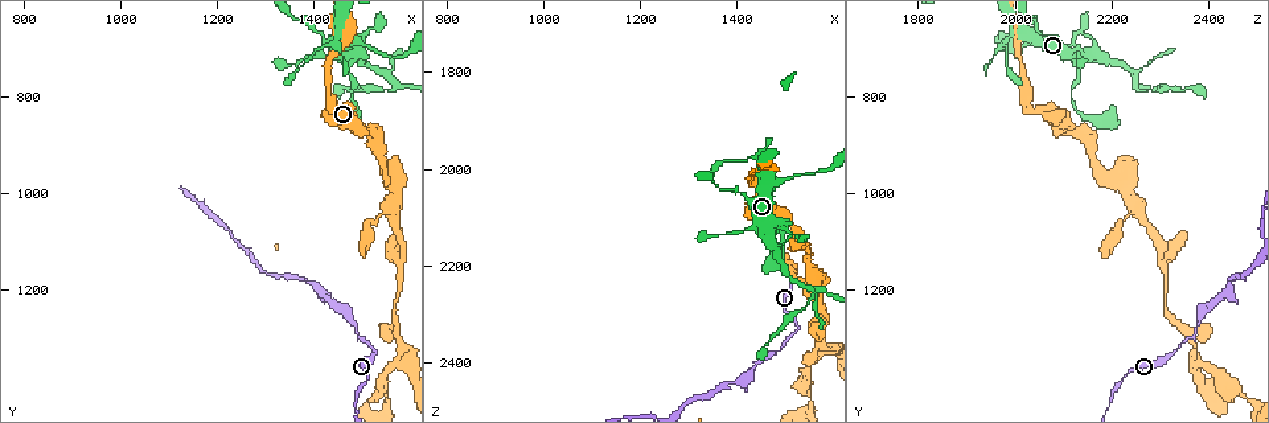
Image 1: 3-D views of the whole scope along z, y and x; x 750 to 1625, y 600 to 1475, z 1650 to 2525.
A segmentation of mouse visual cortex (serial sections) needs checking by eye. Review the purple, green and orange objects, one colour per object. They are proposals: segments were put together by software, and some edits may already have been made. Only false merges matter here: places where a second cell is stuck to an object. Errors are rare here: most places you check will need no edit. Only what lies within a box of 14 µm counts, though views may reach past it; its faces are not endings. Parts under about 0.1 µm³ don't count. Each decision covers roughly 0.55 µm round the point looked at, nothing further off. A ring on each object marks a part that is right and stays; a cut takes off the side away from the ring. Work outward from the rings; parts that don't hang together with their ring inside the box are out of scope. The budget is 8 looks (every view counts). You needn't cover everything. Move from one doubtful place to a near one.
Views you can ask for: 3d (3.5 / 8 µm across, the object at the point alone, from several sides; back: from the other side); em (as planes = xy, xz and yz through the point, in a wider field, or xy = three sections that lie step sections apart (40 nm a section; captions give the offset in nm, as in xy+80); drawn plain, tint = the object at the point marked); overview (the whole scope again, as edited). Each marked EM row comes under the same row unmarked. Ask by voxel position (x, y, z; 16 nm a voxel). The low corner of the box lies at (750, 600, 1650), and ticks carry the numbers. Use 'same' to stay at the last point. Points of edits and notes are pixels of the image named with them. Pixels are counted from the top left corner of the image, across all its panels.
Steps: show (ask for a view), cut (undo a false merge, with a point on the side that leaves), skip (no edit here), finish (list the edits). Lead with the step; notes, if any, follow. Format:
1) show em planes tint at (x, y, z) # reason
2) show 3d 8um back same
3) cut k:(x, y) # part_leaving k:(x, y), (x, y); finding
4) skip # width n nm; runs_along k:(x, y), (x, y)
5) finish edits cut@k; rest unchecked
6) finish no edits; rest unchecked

show 3d 8um at (1570, 775, 2250) # branch point

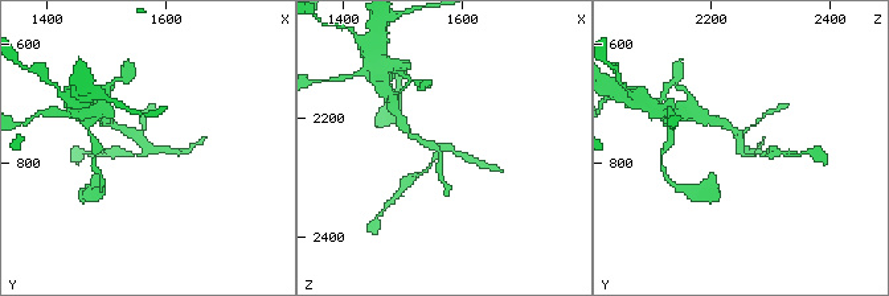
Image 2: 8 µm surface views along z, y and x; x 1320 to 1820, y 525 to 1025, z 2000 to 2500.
show 3d 3.5um at (1565, 775, 2255) # closer look

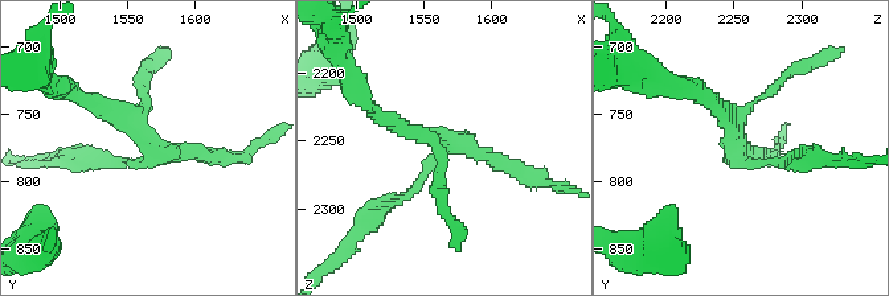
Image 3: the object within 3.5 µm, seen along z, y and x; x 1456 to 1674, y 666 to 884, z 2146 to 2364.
show em xy step 1 tint at (1568, 778, 2250) # need the tissue

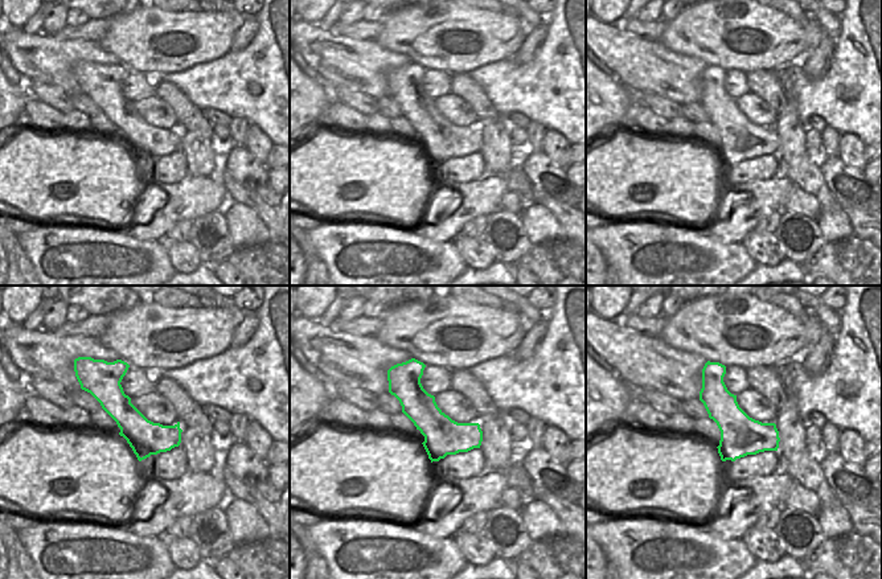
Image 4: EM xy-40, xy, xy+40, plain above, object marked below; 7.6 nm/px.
skip # one cell here

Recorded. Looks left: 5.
show 3d 8um at (1385, 1180, 2450) # a narrow waist

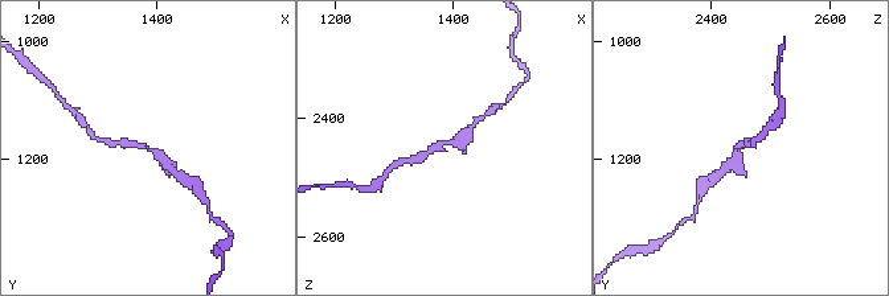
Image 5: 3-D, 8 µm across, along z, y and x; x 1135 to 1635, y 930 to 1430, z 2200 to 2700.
show 3d 3.5um at (1390, 1175, 2445) # zoom in

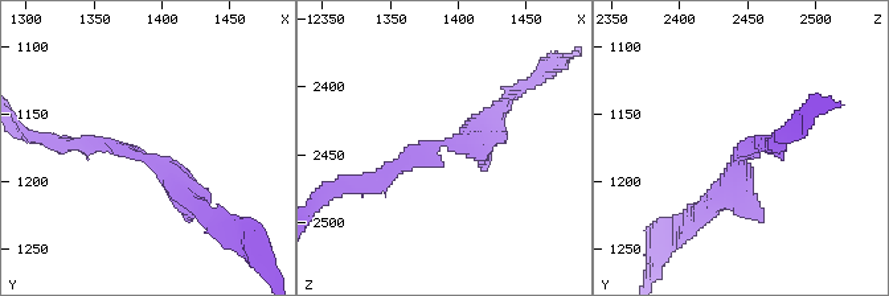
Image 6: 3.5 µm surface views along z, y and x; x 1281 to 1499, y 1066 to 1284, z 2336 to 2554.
skip # runs_along 6:(498, 112), (360, 183); one cell here

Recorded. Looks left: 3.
show 3d 3.5um at (1580, 1320, 2375) # four arms meet

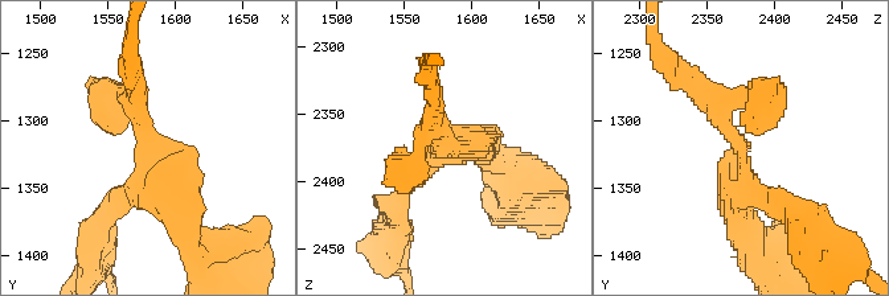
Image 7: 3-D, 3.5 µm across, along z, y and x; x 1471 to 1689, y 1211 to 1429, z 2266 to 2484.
show em planes tint at (1580, 1314, 2372) # arms 4; arm_widths 200, 250, 250, 400 nm; shape alone is not enough

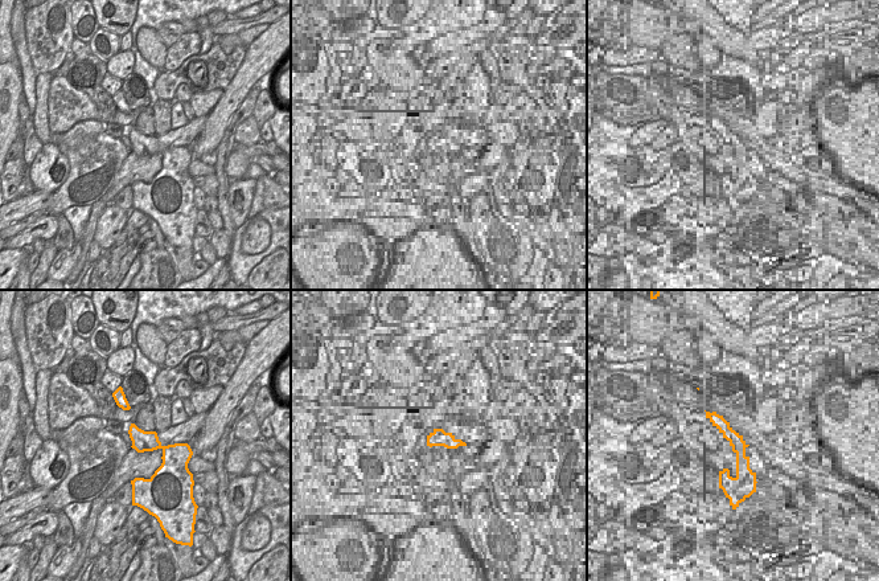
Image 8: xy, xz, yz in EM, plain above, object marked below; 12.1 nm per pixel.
skip # runs_along 7:(684, 77), (721, 112), (745, 179), (779, 202); continuous, no second cell

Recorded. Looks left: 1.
finish no edits; rest unchecked

